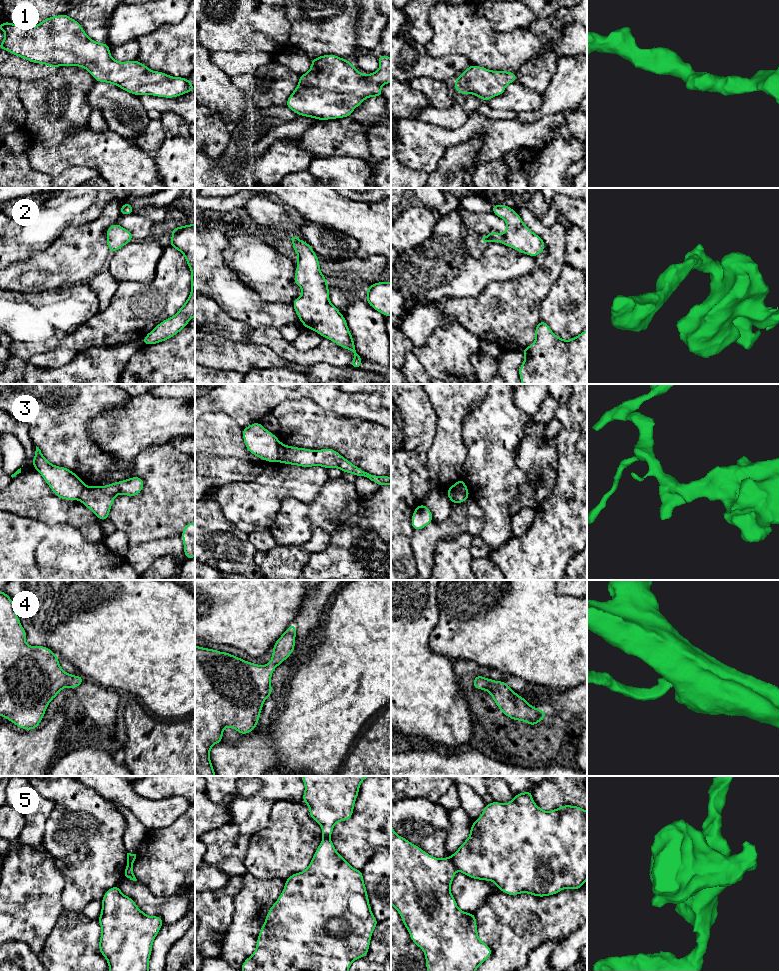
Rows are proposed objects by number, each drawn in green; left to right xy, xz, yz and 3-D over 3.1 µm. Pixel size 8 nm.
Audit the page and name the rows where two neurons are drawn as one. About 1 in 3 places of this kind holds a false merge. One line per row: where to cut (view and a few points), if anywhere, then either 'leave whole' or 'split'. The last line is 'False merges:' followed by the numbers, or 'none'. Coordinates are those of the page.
1: no cut; leave whole
2: no cut; leave whole
3: cut in yz along (467, 490), (451, 491), (447, 495); split
4: no cut; leave whole
5: cut in yz along (449, 857), (457, 870); split
False merges: 3, 5

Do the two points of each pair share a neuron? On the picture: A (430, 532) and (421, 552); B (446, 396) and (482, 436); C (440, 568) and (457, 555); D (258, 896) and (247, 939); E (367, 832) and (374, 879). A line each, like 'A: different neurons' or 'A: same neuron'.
A: same neuron
B: different neurons
C: same neuron
D: same neuron
E: different neurons

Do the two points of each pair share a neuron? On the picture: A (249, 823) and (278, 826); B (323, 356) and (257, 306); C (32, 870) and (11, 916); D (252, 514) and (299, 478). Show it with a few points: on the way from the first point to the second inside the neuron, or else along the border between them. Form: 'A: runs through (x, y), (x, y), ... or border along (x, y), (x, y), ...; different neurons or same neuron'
A: border along (275, 803), (271, 809), (268, 823), (250, 835); different neurons
B: border along (255, 328), (270, 326), (279, 329); different neurons
C: runs through (30, 881), (29, 896), (22, 905); same neuron
D: runs through (264, 502), (287, 481); same neuron

